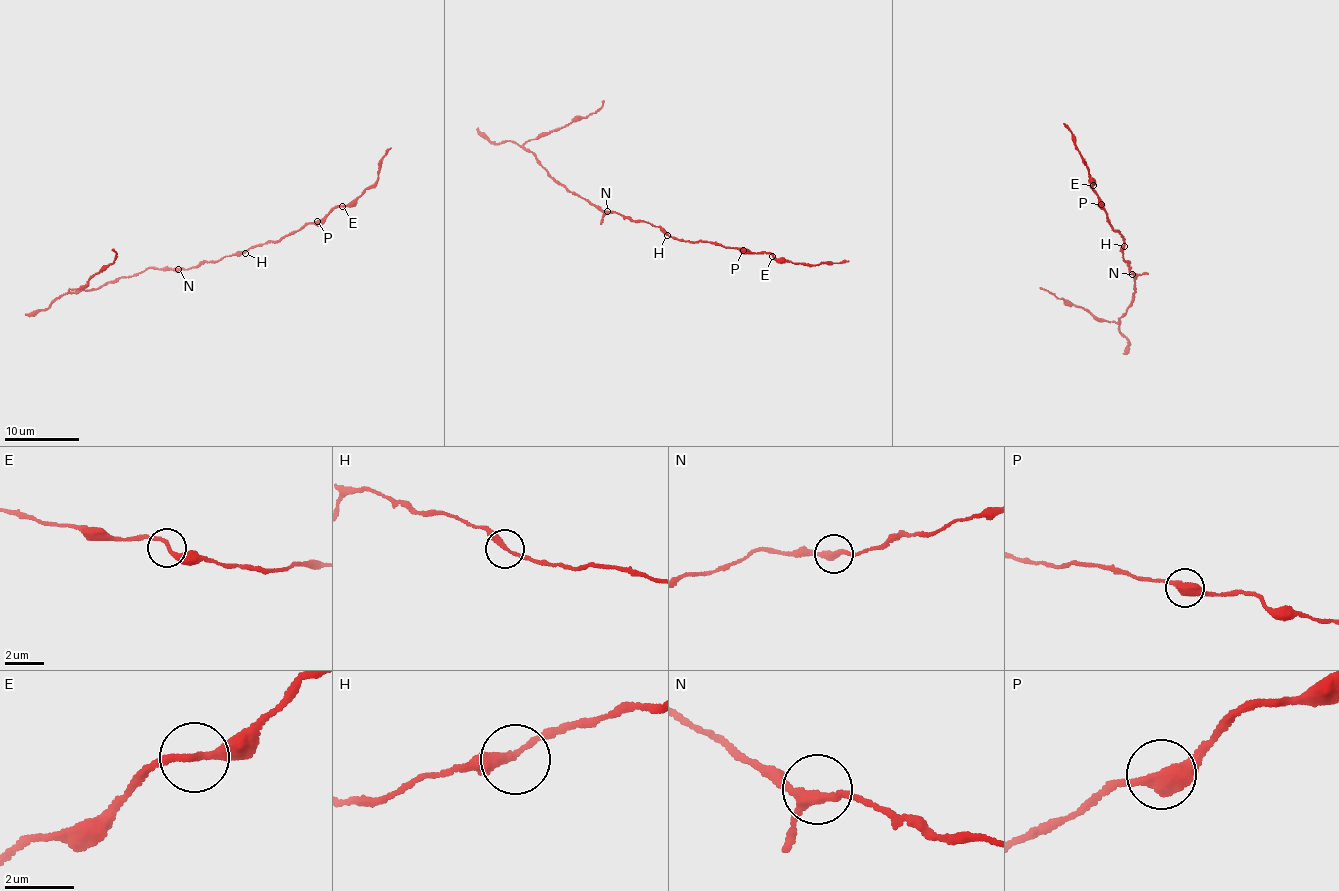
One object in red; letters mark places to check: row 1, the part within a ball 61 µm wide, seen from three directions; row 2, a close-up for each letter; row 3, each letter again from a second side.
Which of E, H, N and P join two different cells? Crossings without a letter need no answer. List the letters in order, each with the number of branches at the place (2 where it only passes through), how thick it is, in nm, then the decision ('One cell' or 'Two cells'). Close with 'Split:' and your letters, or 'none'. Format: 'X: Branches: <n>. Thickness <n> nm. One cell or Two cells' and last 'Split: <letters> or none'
E: Branches: 2. Thickness 200 nm. One cell
H: Branches: 2. Thickness 240 nm. One cell
N: Branches: 3. Thickness 240 nm. One cell
P: Branches: 2. Thickness 440 nm. One cell
Split: none

